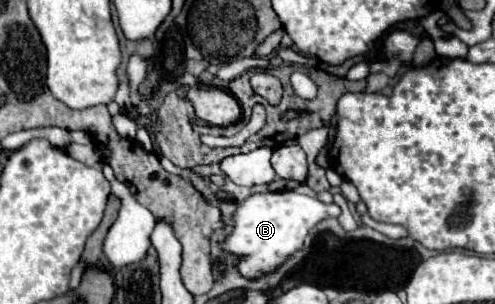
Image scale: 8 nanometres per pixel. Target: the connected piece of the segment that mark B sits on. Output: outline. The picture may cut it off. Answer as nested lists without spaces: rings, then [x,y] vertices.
[[[266,191],[254,193],[238,203],[232,221],[234,227],[230,235],[220,241],[224,253],[238,257],[236,269],[246,279],[258,279],[280,269],[296,251],[302,249],[308,231],[324,219],[340,217],[340,207],[336,203],[322,203],[316,197],[308,197],[296,191]]]

